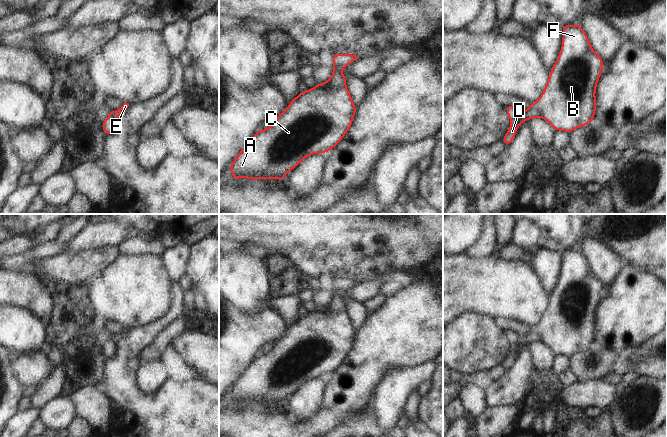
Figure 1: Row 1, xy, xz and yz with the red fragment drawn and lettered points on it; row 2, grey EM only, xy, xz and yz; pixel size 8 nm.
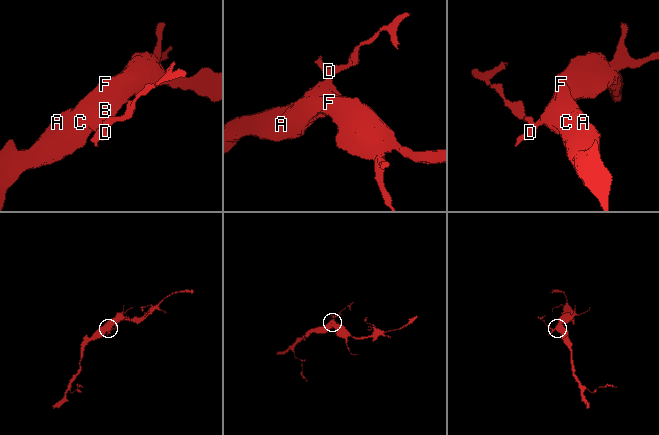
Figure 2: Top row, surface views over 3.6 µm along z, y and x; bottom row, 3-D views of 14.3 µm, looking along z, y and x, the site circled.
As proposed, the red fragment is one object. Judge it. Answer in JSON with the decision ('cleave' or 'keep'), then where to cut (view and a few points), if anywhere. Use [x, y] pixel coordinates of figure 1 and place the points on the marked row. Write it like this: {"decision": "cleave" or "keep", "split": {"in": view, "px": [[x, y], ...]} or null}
{"decision": "cleave", "split": {"in": "yz", "px": [[519, 111], [518, 116], [512, 121]]}}

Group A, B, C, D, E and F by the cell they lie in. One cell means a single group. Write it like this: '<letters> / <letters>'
A B C D F / E

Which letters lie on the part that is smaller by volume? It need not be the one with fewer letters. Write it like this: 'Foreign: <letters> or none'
Foreign: E.

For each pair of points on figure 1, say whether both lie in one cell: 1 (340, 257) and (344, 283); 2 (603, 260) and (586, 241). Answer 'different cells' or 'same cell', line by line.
1: different cells
2: same cell

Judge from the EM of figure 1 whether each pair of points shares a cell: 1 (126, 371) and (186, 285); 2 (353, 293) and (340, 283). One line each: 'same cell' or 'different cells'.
1: different cells
2: different cells

